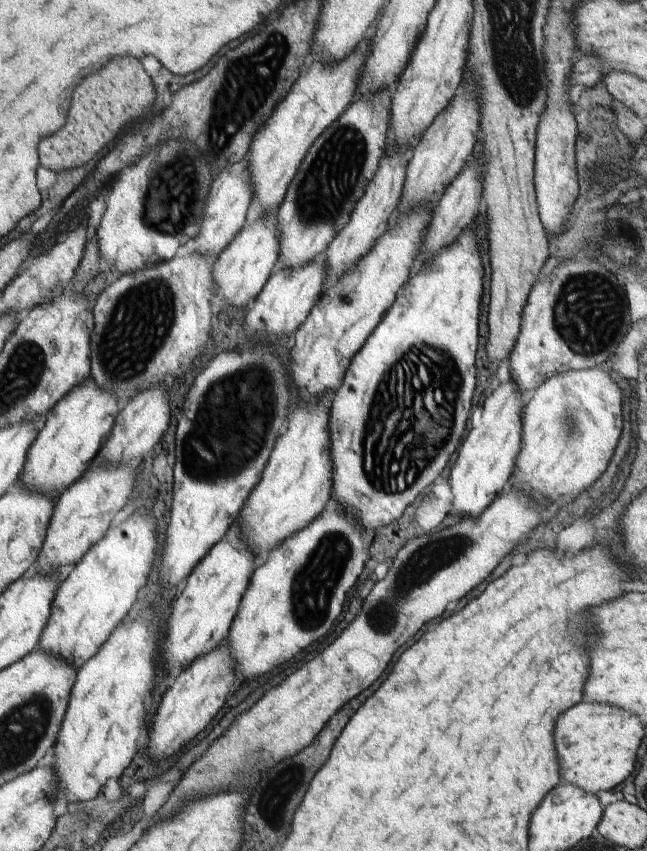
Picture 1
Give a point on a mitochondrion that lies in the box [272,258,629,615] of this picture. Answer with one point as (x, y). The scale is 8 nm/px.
(393, 470)

